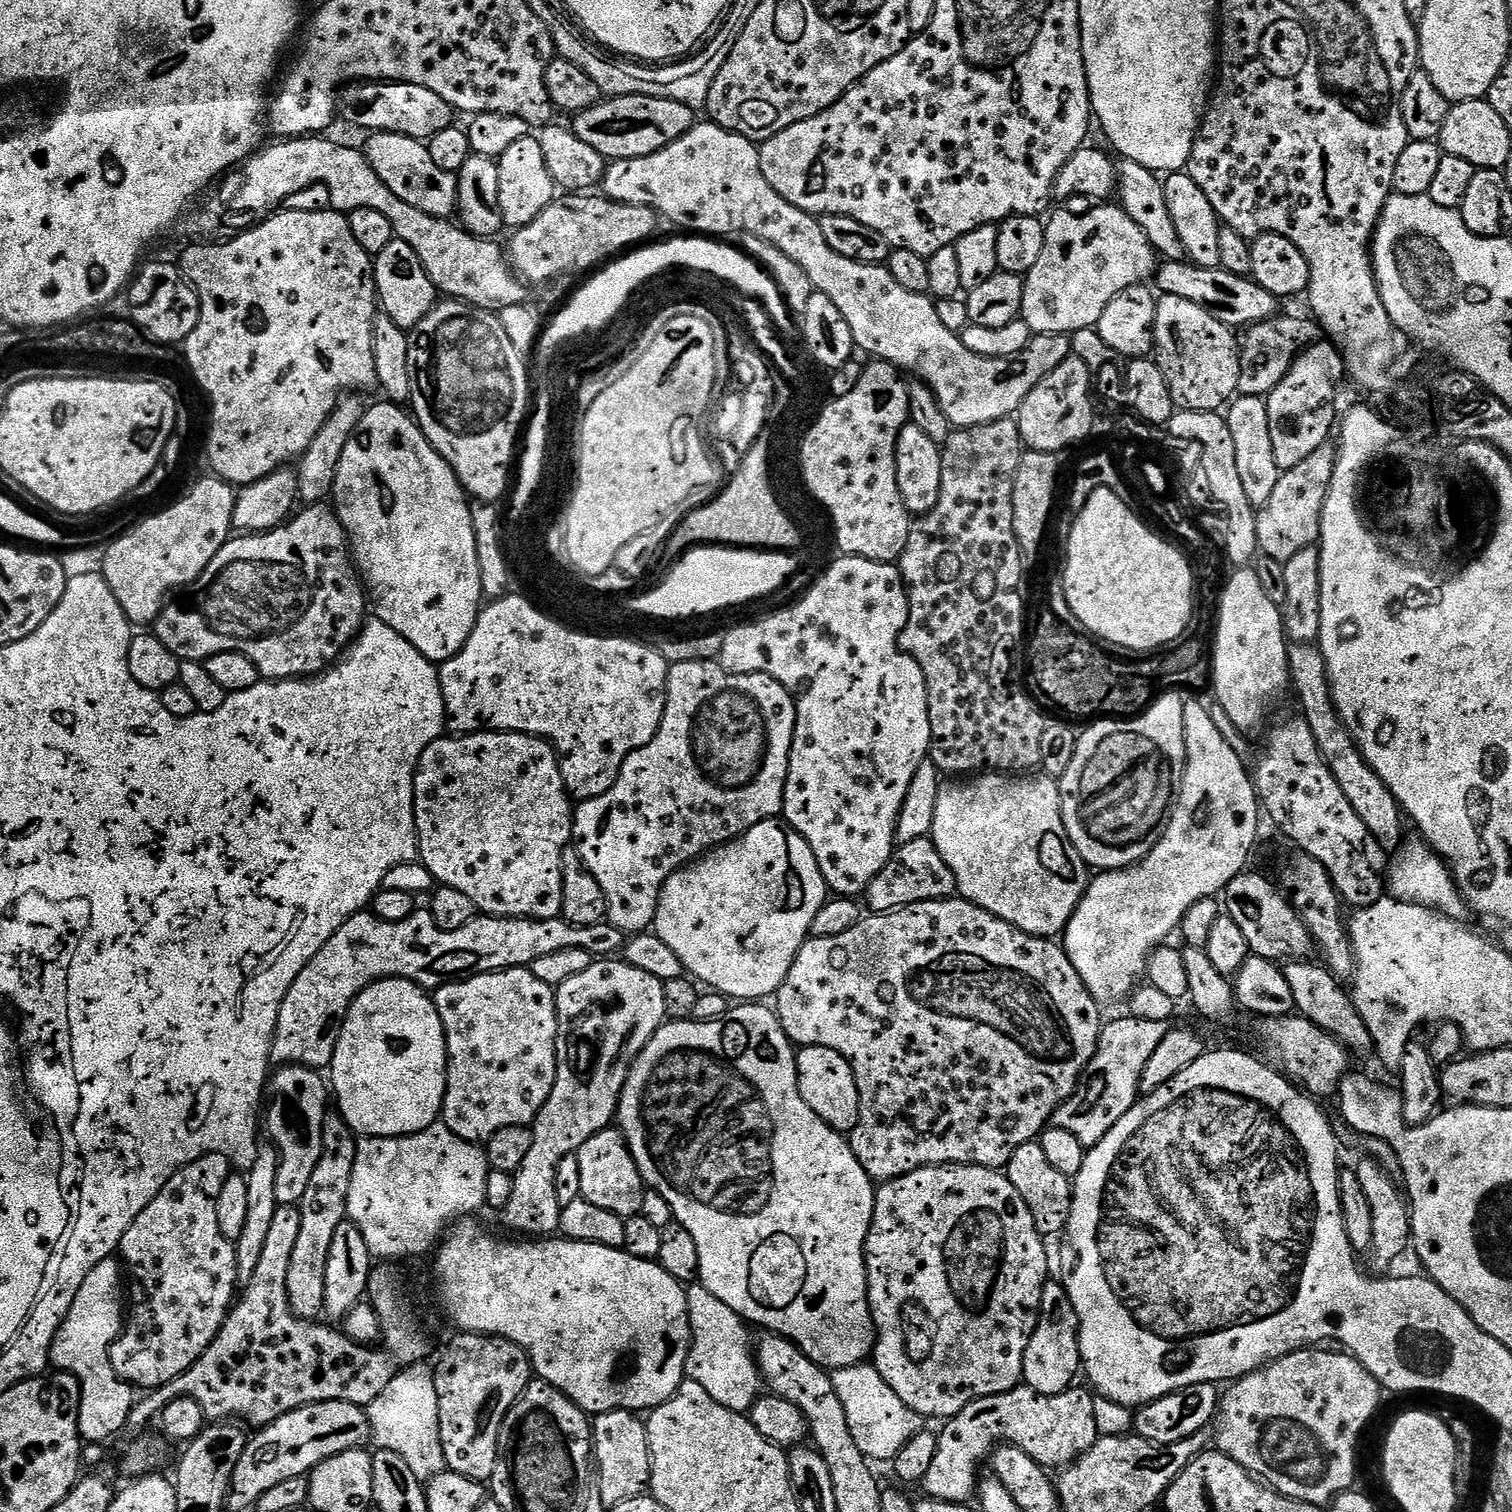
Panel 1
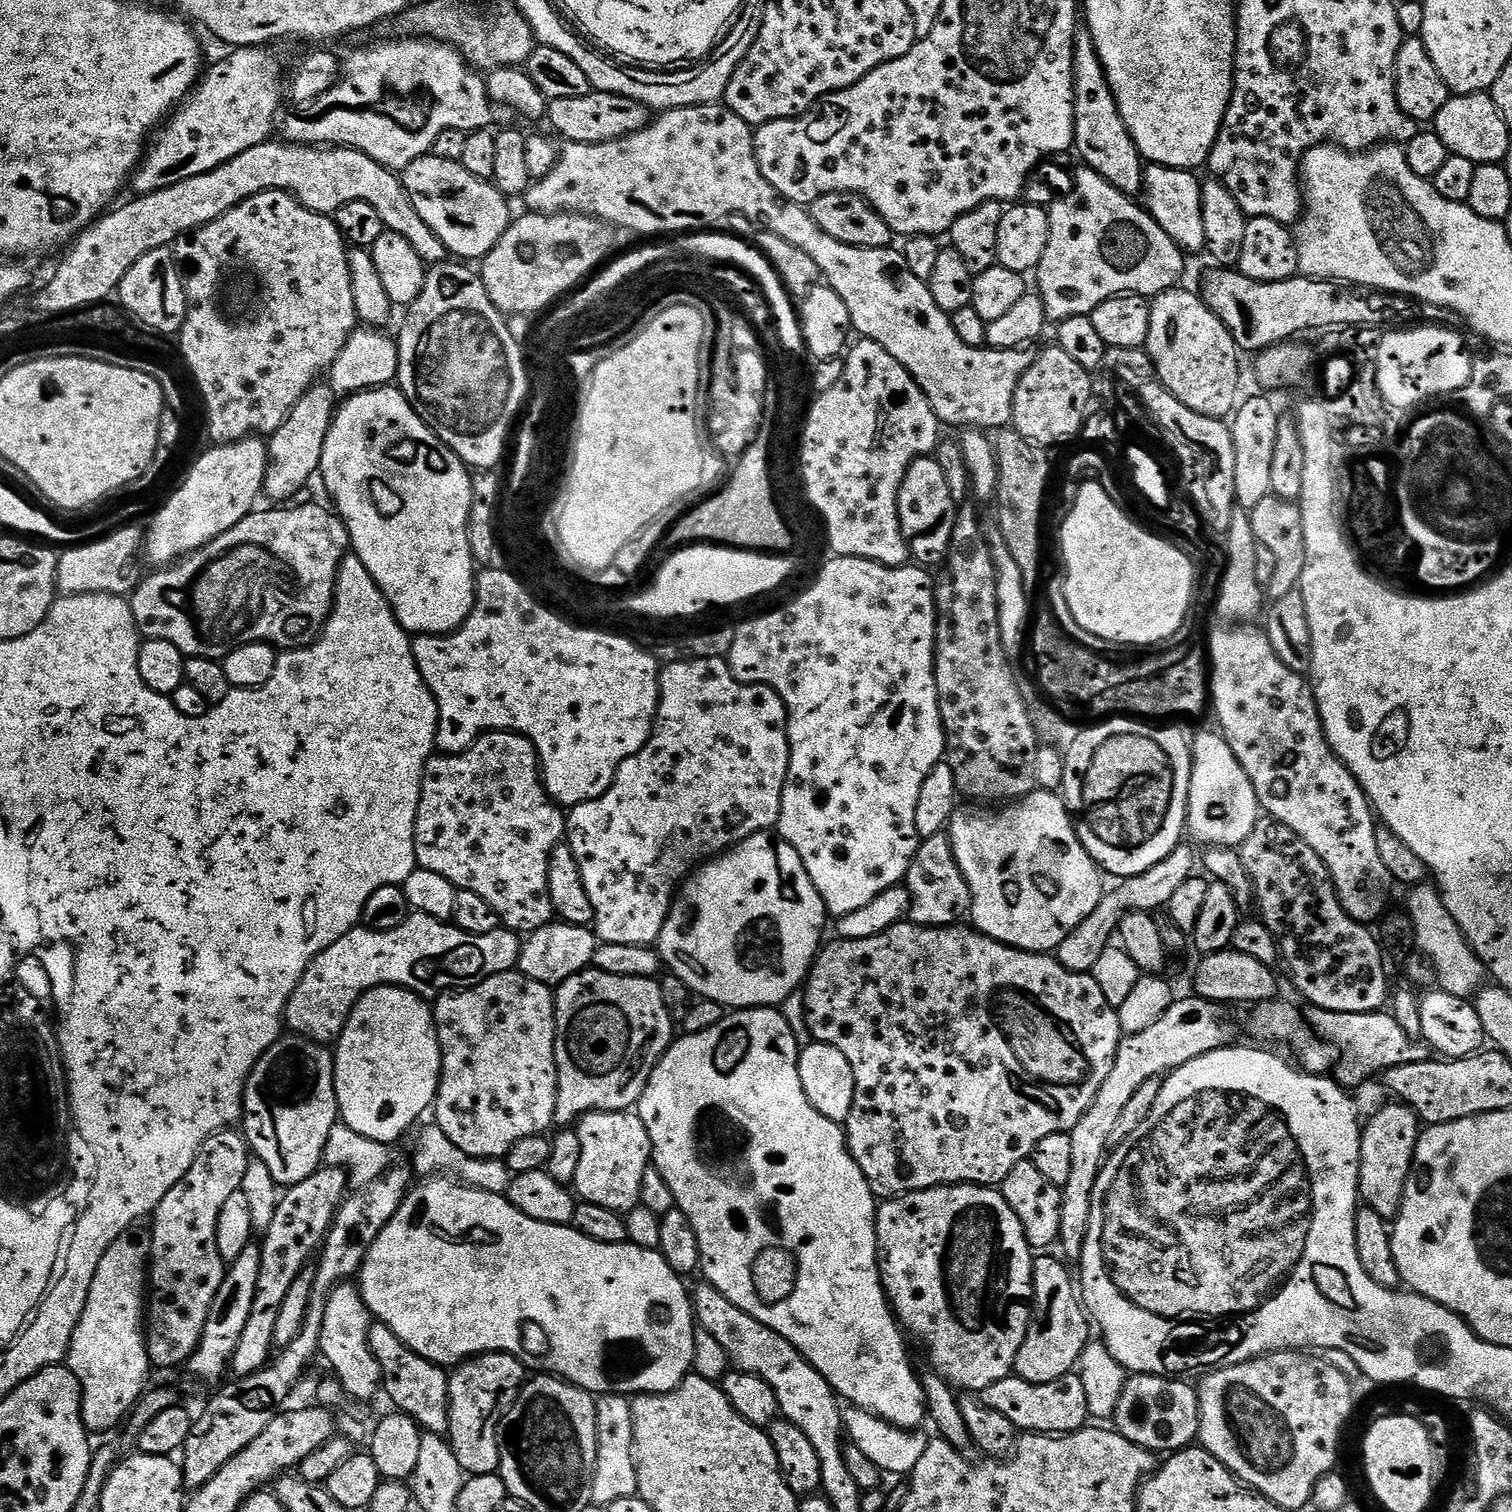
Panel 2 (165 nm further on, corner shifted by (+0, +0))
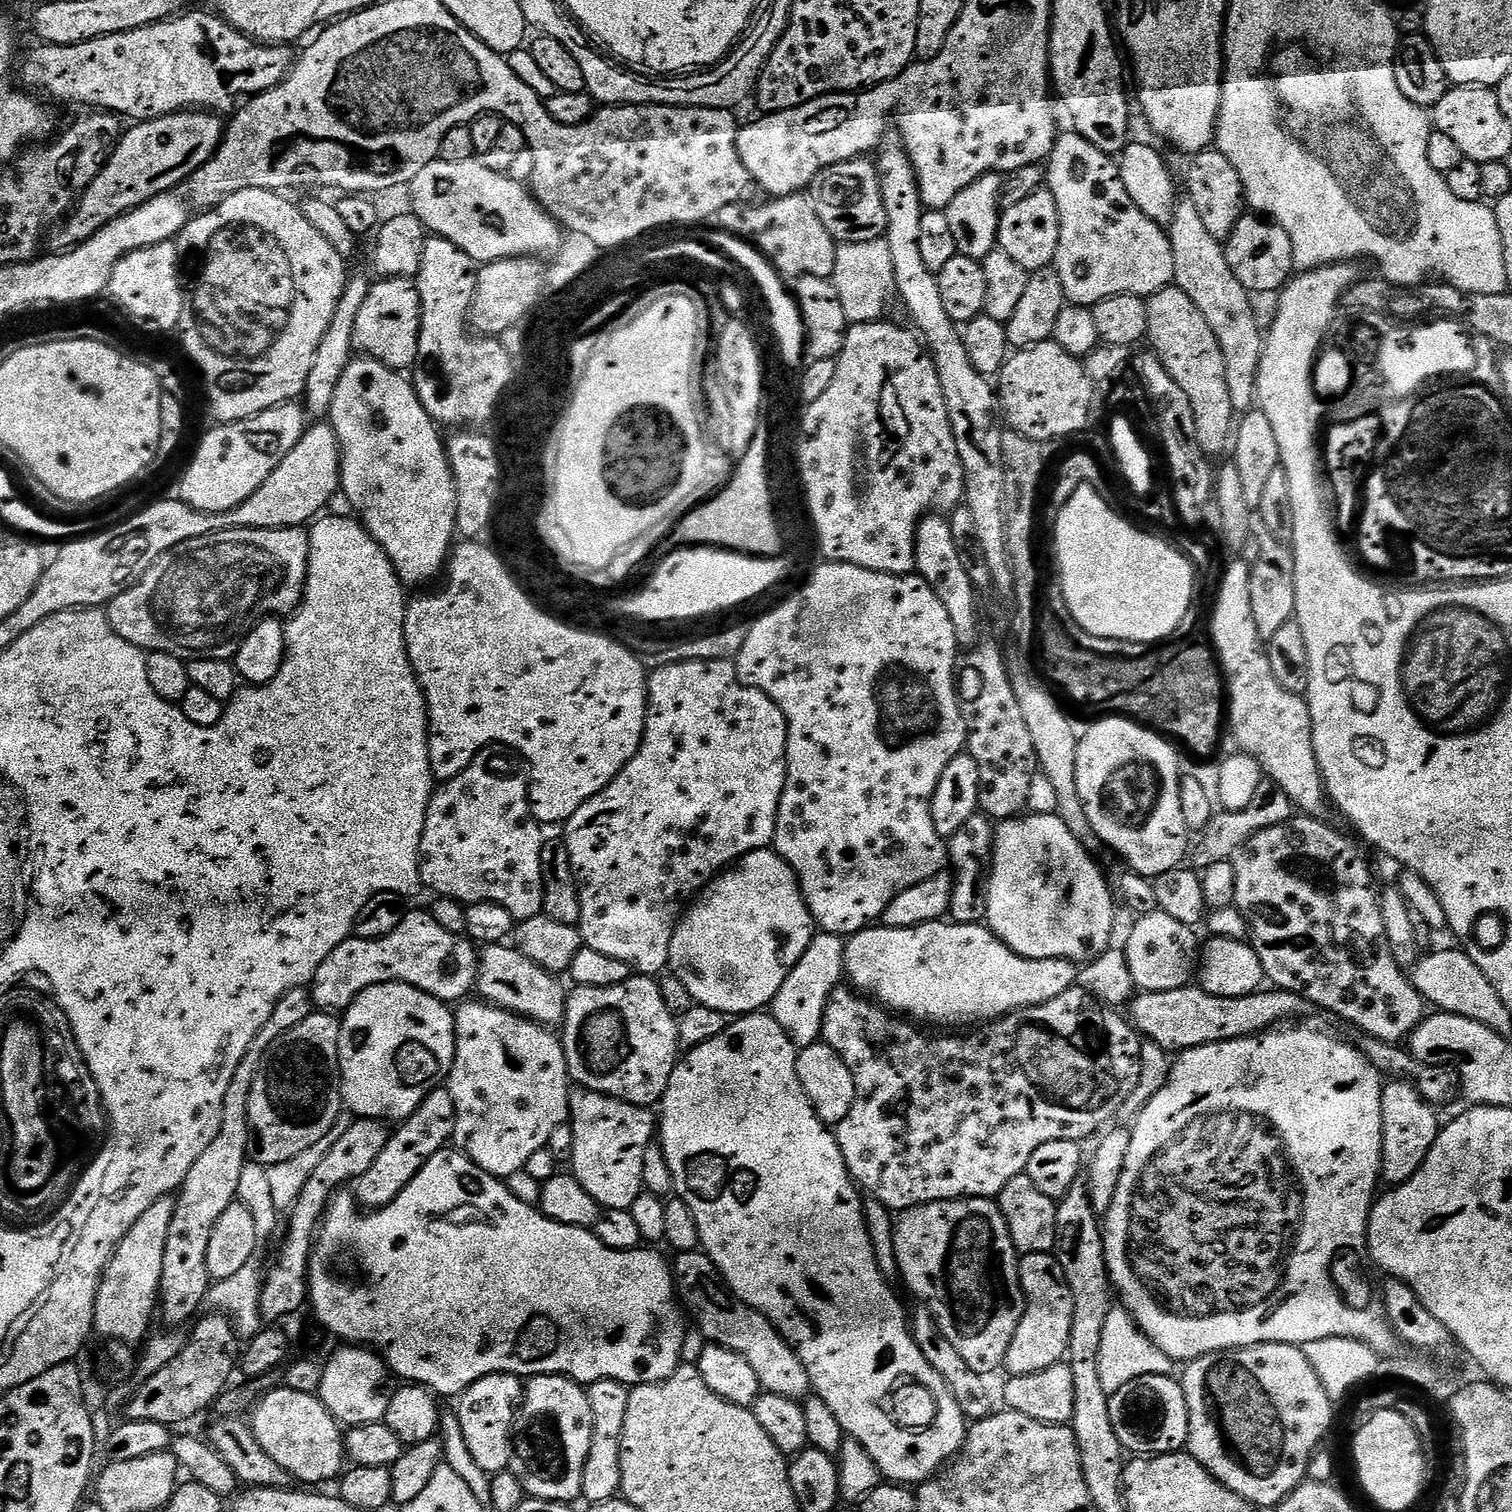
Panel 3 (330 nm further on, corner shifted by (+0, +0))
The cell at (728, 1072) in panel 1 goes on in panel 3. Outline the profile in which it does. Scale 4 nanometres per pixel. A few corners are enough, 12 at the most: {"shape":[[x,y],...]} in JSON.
{"shape":[[758,1011],[687,1049],[658,1143],[700,1248],[881,1477],[969,1421]]}

